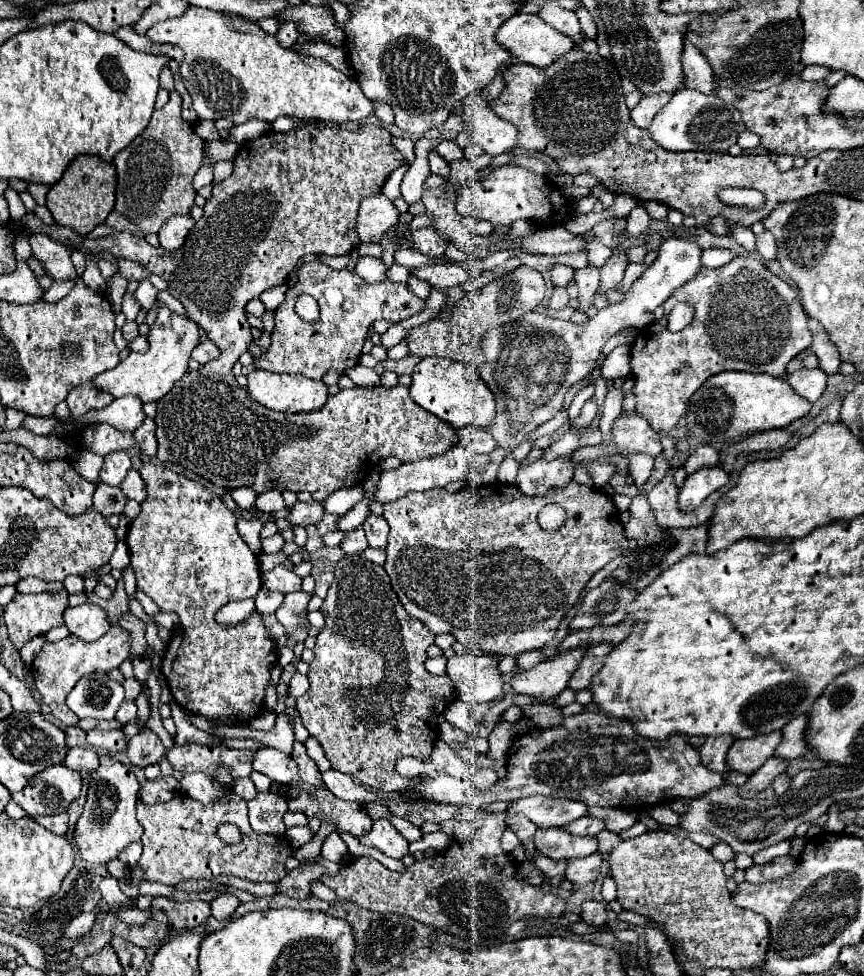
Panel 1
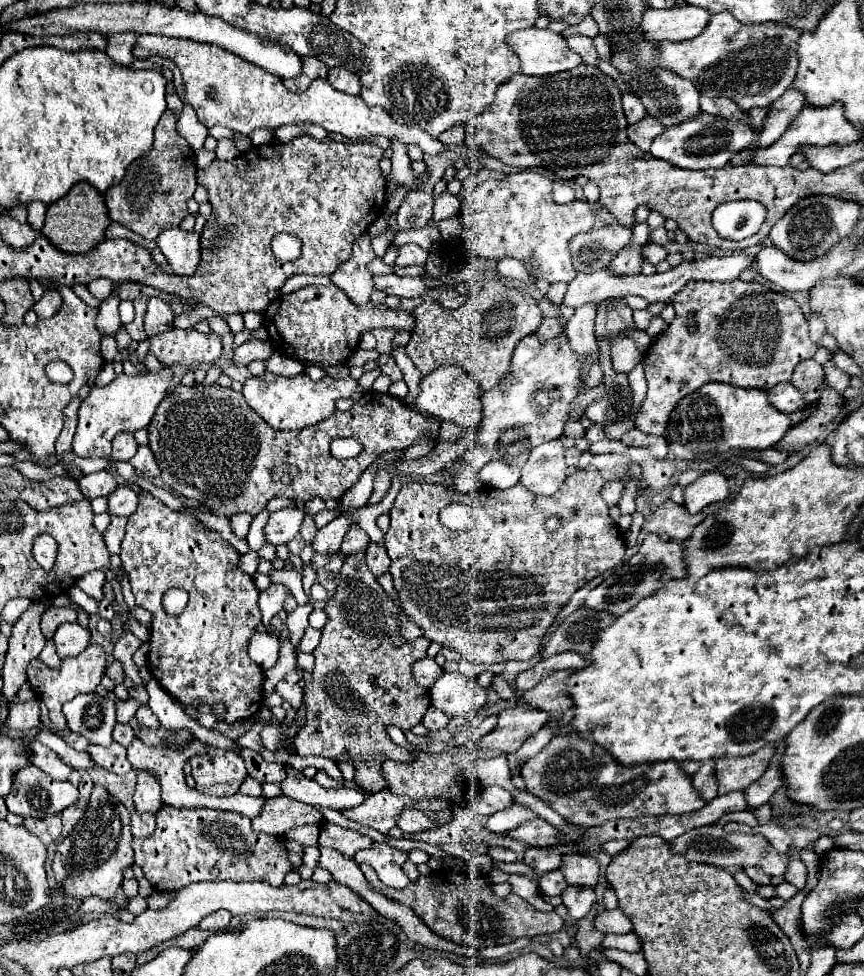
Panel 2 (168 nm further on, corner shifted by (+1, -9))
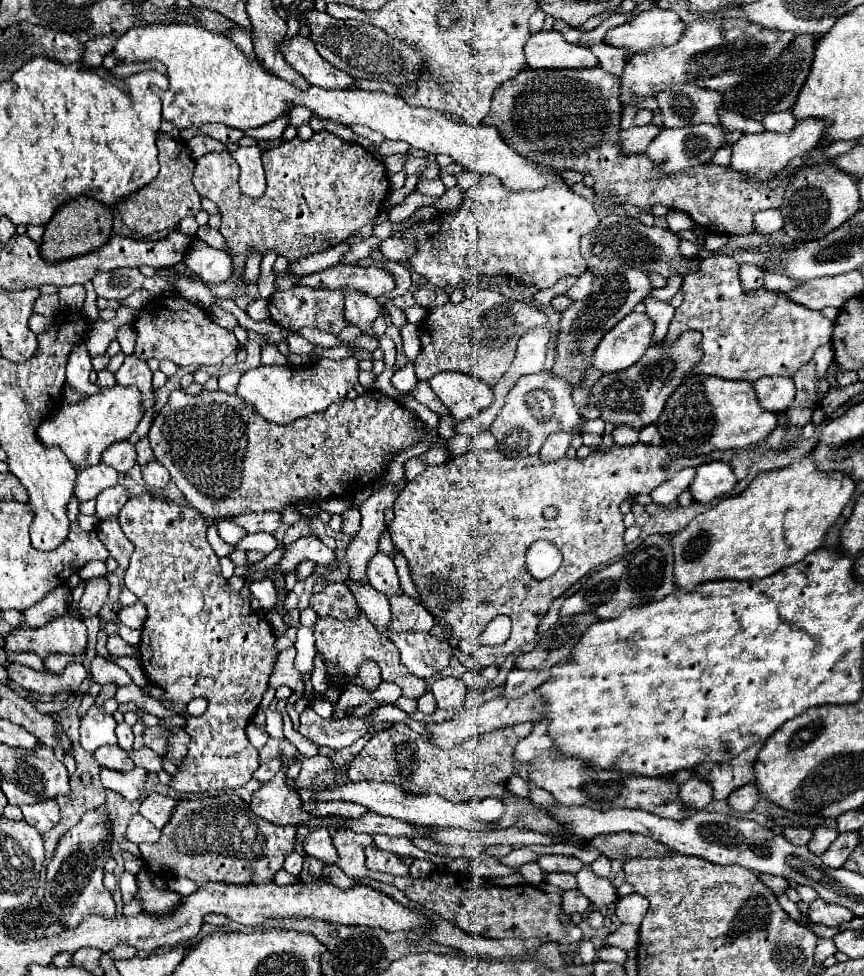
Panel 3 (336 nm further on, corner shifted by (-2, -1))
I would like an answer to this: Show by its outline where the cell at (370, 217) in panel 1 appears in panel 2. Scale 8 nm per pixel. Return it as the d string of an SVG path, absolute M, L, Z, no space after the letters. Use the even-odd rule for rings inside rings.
M364 231L360 237L356 237L354 247L352 247L352 257L344 261L332 275L332 283L340 287L350 301L356 305L364 305L370 299L370 293L374 289L372 285L372 273L366 269L372 259L376 259L376 253L372 249L372 237Z

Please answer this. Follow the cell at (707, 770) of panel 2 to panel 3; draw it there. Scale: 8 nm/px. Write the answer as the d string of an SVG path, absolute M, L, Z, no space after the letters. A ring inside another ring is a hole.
M691 777L687 783L681 785L679 789L679 799L689 807L689 809L705 809L711 799L713 799L713 793L711 793L711 785L701 781L699 777Z

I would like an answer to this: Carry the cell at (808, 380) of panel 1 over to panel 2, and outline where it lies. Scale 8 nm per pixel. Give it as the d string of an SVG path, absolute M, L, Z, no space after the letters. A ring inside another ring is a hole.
M780 383L776 385L776 389L768 391L770 403L784 411L784 413L794 413L794 411L802 411L806 407L806 399L804 393L800 393L792 383Z

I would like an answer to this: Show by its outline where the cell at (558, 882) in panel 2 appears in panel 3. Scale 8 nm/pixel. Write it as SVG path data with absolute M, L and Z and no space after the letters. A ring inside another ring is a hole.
M545 873L545 881L551 883L551 885L555 885L555 887L561 887L563 891L577 889L575 875L569 875L569 873Z

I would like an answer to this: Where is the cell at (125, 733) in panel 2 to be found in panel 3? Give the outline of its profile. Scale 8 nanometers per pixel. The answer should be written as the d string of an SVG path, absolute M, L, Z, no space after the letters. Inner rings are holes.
M119 723L117 729L115 729L115 733L117 733L117 739L119 739L117 745L123 751L131 751L131 745L133 745L133 731L131 731L131 727L127 723Z

